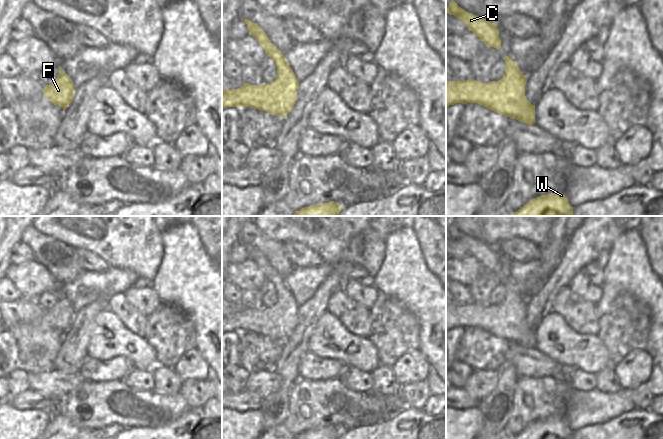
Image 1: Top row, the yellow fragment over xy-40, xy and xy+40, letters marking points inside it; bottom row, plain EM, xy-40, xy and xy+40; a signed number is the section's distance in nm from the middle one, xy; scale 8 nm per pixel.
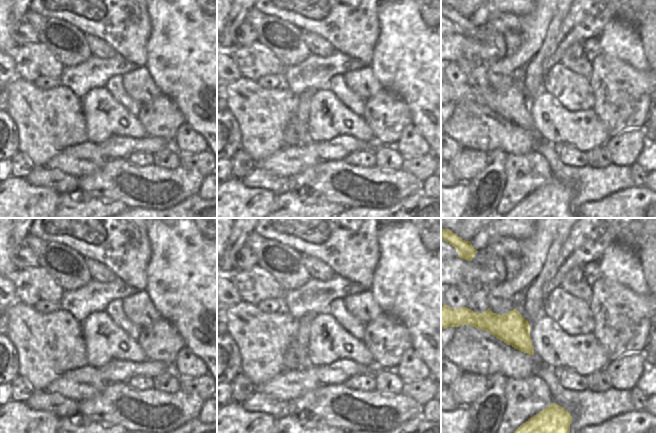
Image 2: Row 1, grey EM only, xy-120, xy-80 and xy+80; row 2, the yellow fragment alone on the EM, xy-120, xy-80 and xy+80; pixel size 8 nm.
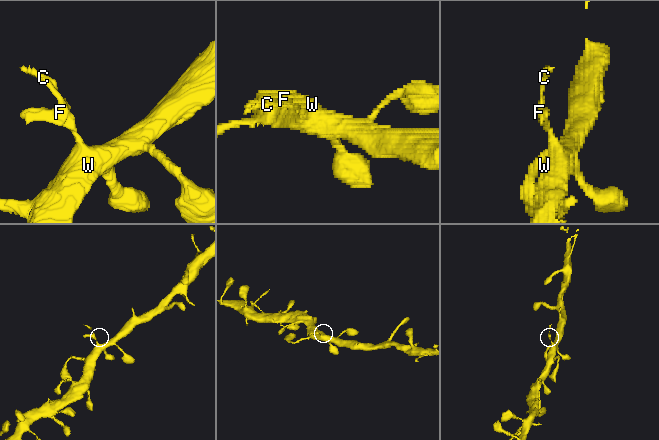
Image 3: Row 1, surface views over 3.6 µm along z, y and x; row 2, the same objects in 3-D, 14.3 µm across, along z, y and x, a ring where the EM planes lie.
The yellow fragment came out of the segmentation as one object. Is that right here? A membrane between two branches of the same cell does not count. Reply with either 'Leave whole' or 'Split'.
Leave whole.

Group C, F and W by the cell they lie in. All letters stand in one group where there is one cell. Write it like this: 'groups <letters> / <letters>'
groups C F W

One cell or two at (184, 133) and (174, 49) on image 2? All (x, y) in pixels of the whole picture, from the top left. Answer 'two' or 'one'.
two

